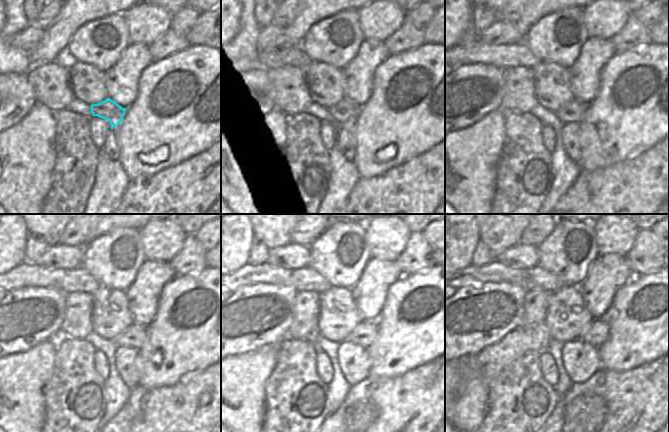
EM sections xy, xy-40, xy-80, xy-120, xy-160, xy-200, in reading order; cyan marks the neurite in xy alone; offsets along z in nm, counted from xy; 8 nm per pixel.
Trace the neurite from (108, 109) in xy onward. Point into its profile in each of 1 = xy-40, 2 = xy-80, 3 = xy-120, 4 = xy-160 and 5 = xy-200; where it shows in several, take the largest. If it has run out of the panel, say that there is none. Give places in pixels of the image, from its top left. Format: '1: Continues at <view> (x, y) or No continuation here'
1: Continues at xy-40 (345, 110)
2: Continues at xy-80 (574, 111)
3: Continues at xy-120 (133, 336)
4: Continues at xy-160 (364, 334)
5: Continues at xy-200 (597, 333)

